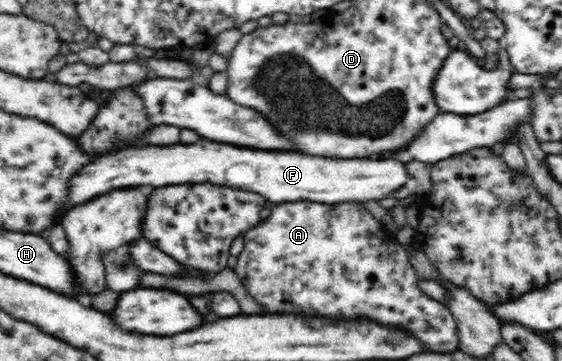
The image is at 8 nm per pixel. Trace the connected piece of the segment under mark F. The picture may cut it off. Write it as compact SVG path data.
M199 139L192 144L171 145L141 145L141 147L129 147L113 153L105 152L91 164L77 171L69 179L69 193L67 193L67 205L57 211L57 217L92 200L94 197L113 192L116 189L129 187L162 187L165 185L181 185L190 183L211 182L217 185L229 186L230 188L252 191L262 195L266 200L275 204L291 201L317 201L337 204L338 202L353 201L365 203L365 201L379 201L393 196L395 191L407 183L409 172L406 165L397 159L332 159L331 157L307 157L299 153L285 153L285 151L261 151L261 149L239 149L233 145L221 145L215 141Z

